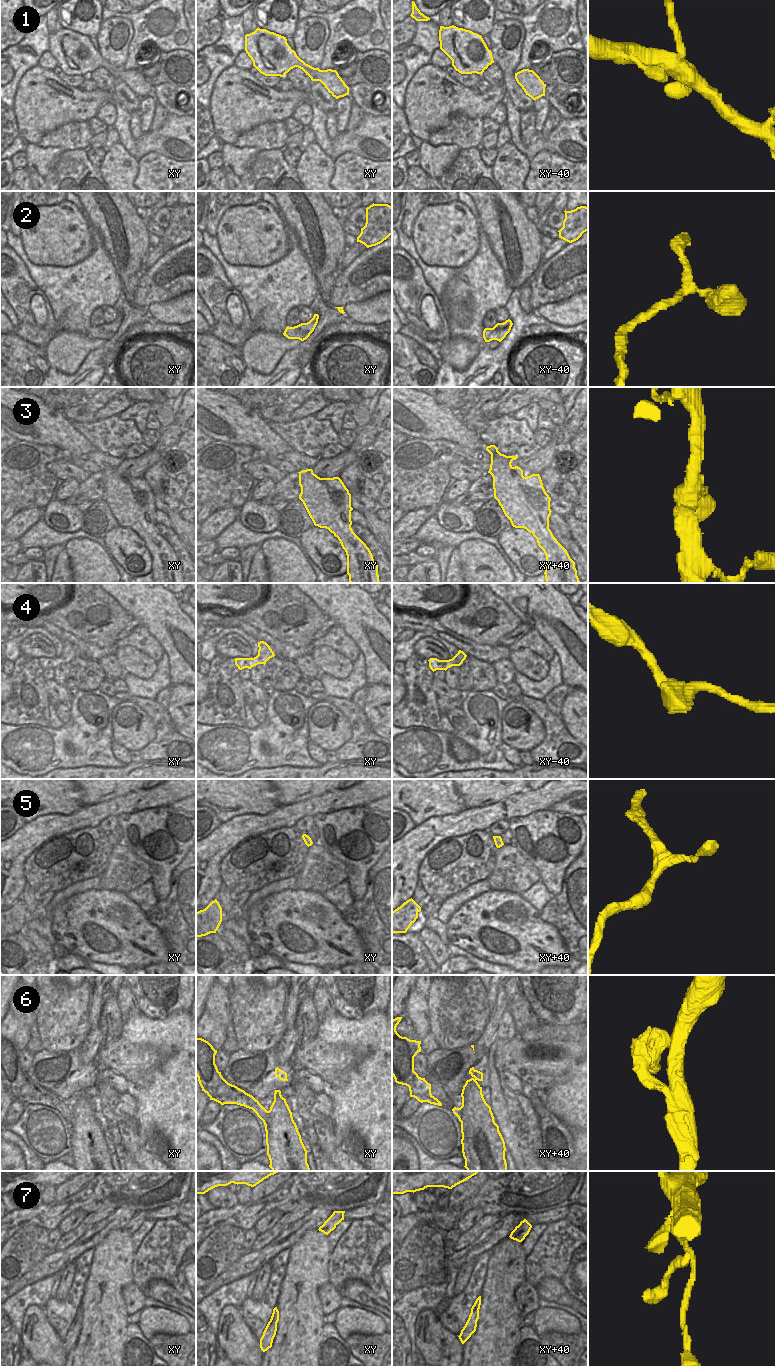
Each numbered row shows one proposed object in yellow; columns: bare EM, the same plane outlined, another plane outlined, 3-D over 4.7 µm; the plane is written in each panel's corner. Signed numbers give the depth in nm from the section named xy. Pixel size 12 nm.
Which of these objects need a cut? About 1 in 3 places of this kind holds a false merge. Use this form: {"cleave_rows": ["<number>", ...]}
{"cleave_rows": ["6", "7"]}

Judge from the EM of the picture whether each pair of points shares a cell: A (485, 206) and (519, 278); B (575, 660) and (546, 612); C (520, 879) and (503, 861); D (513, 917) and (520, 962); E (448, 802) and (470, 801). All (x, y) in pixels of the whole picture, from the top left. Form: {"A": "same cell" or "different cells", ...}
{"A": "same cell", "B": "same cell", "C": "same cell", "D": "same cell", "E": "different cells"}

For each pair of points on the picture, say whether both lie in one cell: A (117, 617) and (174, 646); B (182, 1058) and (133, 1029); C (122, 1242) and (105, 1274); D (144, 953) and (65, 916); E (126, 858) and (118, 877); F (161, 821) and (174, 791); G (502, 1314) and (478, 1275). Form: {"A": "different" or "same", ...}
{"A": "different", "B": "same", "C": "same", "D": "same", "E": "same", "F": "different", "G": "different"}

